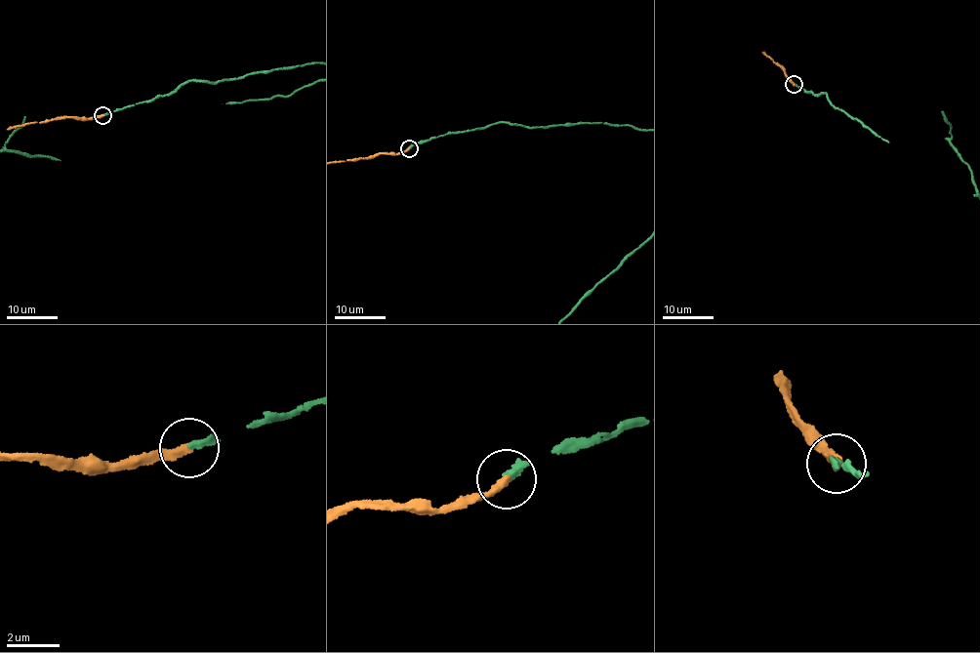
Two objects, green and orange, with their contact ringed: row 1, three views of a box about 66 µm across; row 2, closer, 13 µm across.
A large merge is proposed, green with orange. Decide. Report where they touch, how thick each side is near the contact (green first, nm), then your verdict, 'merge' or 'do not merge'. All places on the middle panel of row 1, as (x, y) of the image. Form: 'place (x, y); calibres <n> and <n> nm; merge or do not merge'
place (409, 148); calibres 280 and 320 nm; merge

